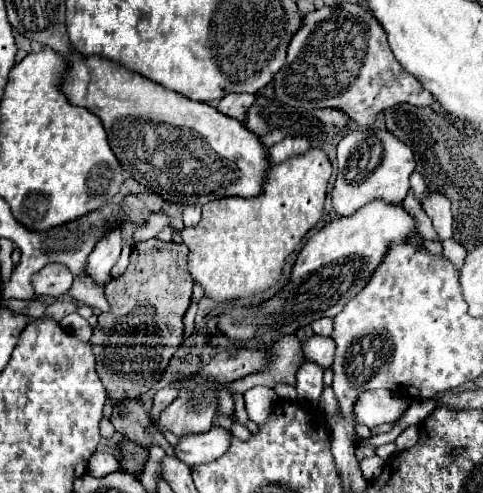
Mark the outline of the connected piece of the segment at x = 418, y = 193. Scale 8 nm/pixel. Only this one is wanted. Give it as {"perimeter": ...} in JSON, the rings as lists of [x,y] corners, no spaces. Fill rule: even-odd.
{"perimeter":[[[415,171],[410,178],[410,187],[412,188],[415,196],[419,202],[422,202],[426,197],[427,188],[424,185],[424,179],[418,171]]]}

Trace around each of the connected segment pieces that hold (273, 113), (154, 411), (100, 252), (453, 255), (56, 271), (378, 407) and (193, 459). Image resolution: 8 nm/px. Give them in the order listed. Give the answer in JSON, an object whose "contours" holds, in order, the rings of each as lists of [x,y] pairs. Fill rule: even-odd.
{"contours":[[[[257,92],[257,102],[249,108],[245,124],[249,130],[253,130],[261,138],[261,142],[267,148],[275,146],[277,142],[281,142],[287,136],[303,136],[309,142],[313,142],[313,146],[323,146],[323,144],[329,144],[331,140],[335,140],[337,136],[345,134],[345,130],[349,126],[349,118],[339,108],[321,108],[321,110],[291,108],[291,106],[279,102],[271,92]]],[[[163,388],[163,390],[159,390],[159,392],[155,394],[155,398],[153,398],[153,406],[151,406],[151,410],[149,410],[149,418],[151,418],[151,422],[155,422],[155,420],[159,418],[159,412],[163,412],[173,400],[175,400],[175,392],[173,392],[173,388]]],[[[111,230],[91,252],[89,264],[87,264],[87,276],[99,286],[107,286],[111,280],[111,268],[115,266],[119,254],[121,254],[121,230]]],[[[445,240],[441,242],[443,244],[443,256],[453,262],[457,268],[463,268],[463,262],[465,262],[465,248],[461,244],[457,244],[455,240]]],[[[49,264],[33,276],[33,288],[37,296],[63,296],[73,284],[73,274],[63,264]]],[[[369,390],[357,398],[357,404],[353,404],[353,416],[357,424],[373,428],[383,422],[395,422],[405,406],[407,402],[399,396],[393,396],[393,392]]],[[[213,426],[209,432],[181,438],[179,446],[175,448],[175,454],[187,466],[209,464],[209,462],[221,458],[229,450],[231,440],[233,440],[231,430]]]]}

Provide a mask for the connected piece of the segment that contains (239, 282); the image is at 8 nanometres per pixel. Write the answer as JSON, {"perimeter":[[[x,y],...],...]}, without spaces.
{"perimeter":[[[311,148],[303,156],[293,156],[281,164],[273,164],[269,184],[259,198],[223,198],[203,206],[203,218],[193,228],[183,228],[181,238],[189,246],[187,268],[191,278],[205,290],[213,302],[233,302],[251,296],[263,296],[283,274],[289,254],[297,250],[303,236],[323,218],[327,186],[331,178],[331,162],[323,150]]]}

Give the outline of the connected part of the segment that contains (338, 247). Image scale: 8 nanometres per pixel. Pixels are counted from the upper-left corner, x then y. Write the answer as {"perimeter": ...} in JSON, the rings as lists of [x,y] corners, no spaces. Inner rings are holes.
{"perimeter":[[[371,200],[353,216],[331,220],[307,240],[305,248],[295,260],[291,282],[279,292],[279,296],[251,308],[235,304],[231,308],[233,312],[219,316],[217,330],[235,338],[239,344],[255,340],[259,346],[269,346],[275,342],[275,338],[293,334],[313,320],[337,316],[337,312],[341,312],[341,308],[345,308],[345,304],[357,292],[361,292],[361,288],[365,288],[369,276],[373,276],[377,264],[381,264],[385,258],[385,252],[393,244],[405,244],[413,236],[419,236],[417,220],[403,208],[403,204]]]}

